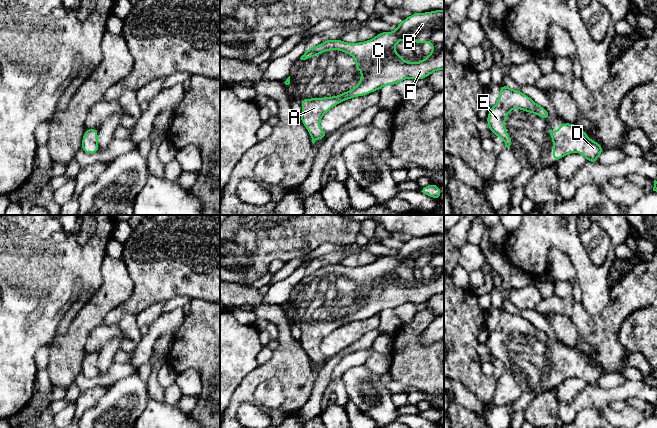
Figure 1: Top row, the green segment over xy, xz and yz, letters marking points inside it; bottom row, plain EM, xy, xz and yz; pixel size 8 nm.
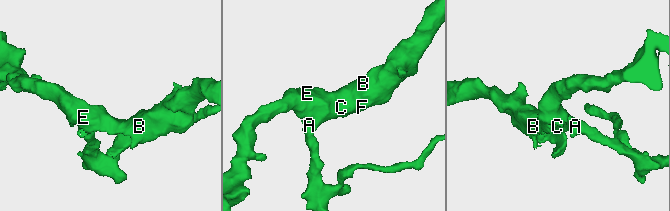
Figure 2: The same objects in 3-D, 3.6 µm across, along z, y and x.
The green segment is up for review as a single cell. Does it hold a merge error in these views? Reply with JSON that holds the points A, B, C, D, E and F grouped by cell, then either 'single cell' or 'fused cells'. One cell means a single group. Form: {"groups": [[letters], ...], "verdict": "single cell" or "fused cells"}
{"groups": [["A", "B", "C", "D", "E", "F"]], "verdict": "single cell"}

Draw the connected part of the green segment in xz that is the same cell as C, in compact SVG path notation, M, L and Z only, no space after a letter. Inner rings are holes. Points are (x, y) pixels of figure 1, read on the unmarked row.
M444 234L413 237L411 240L405 242L402 247L397 249L396 255L378 257L375 262L365 266L347 267L340 263L328 263L327 265L305 275L300 283L306 284L329 274L340 274L348 277L349 280L354 281L356 283L356 289L354 292L359 293L362 298L360 306L355 312L338 320L311 323L304 322L301 324L303 336L300 338L300 342L310 358L313 368L316 364L327 361L327 358L320 352L320 344L326 336L337 328L350 322L365 320L373 315L380 314L386 309L396 309L406 302L420 304L428 301L431 297L437 294L444 293ZM401 264L405 264L406 266L416 265L419 268L430 266L433 273L431 274L431 278L424 284L409 287L401 282L394 273L395 269Z

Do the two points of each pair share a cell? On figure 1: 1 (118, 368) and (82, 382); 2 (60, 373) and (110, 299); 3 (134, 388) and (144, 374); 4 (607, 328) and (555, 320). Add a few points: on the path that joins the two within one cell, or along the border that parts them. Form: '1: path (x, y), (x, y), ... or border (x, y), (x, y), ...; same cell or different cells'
1: path (109, 377), (105, 380), (91, 382); same cell
2: path (66, 354), (78, 330), (91, 317); same cell
3: border (137, 373), (146, 384); different cells
4: border (551, 314), (565, 315), (586, 343); different cells

